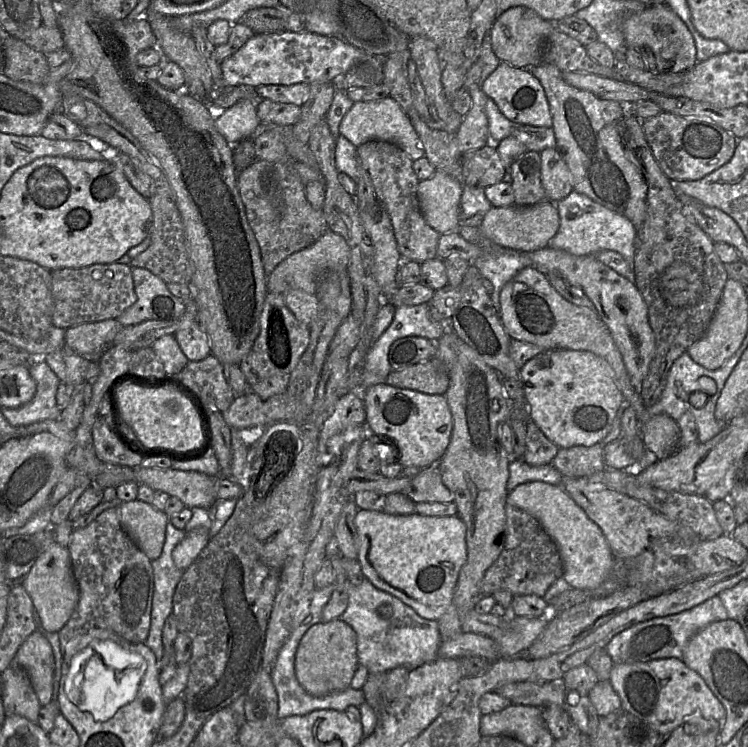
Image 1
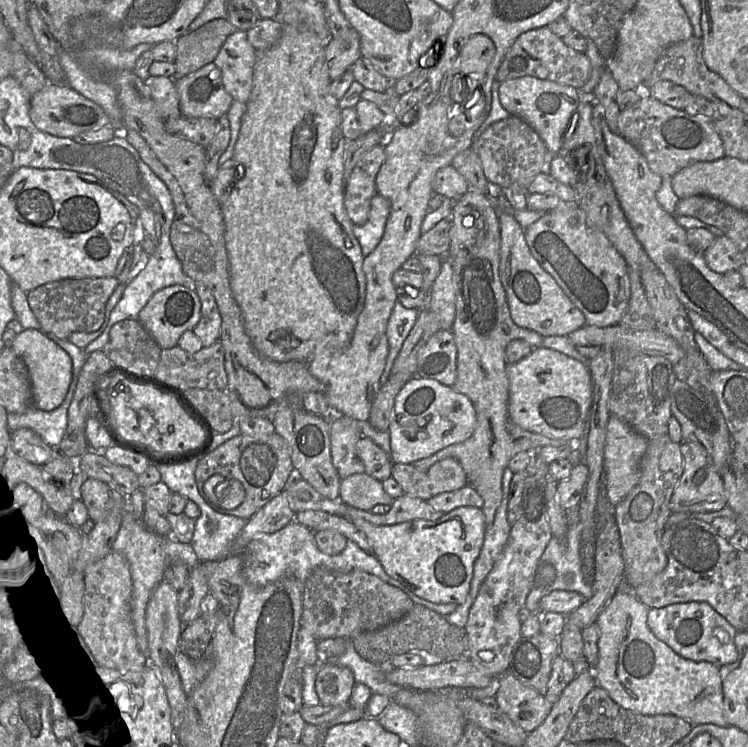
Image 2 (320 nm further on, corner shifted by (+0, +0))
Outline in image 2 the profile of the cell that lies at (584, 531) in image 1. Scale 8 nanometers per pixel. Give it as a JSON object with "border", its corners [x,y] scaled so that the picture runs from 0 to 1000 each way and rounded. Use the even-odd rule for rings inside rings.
{"border":[[[826,788],[802,819],[797,831],[801,842],[801,882],[798,890],[790,894],[798,917],[829,946],[857,957],[901,957],[926,971],[975,972],[967,949],[967,921],[961,893],[949,886],[930,886],[908,878],[873,849],[865,837],[865,826],[866,813],[848,794],[833,788]]]}

